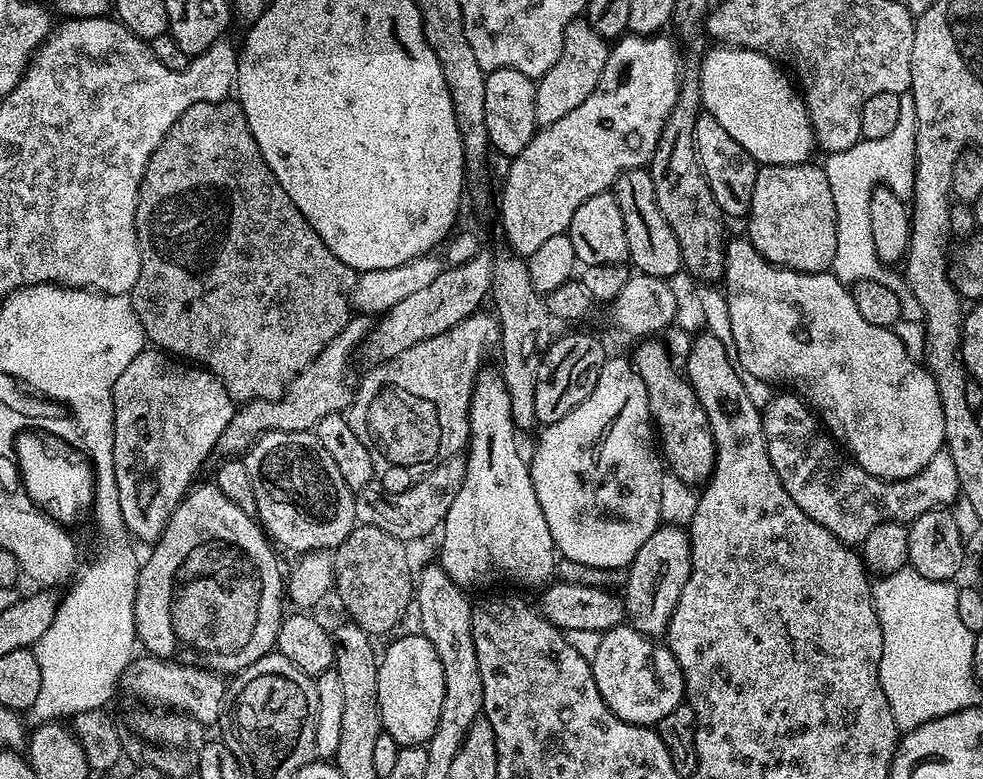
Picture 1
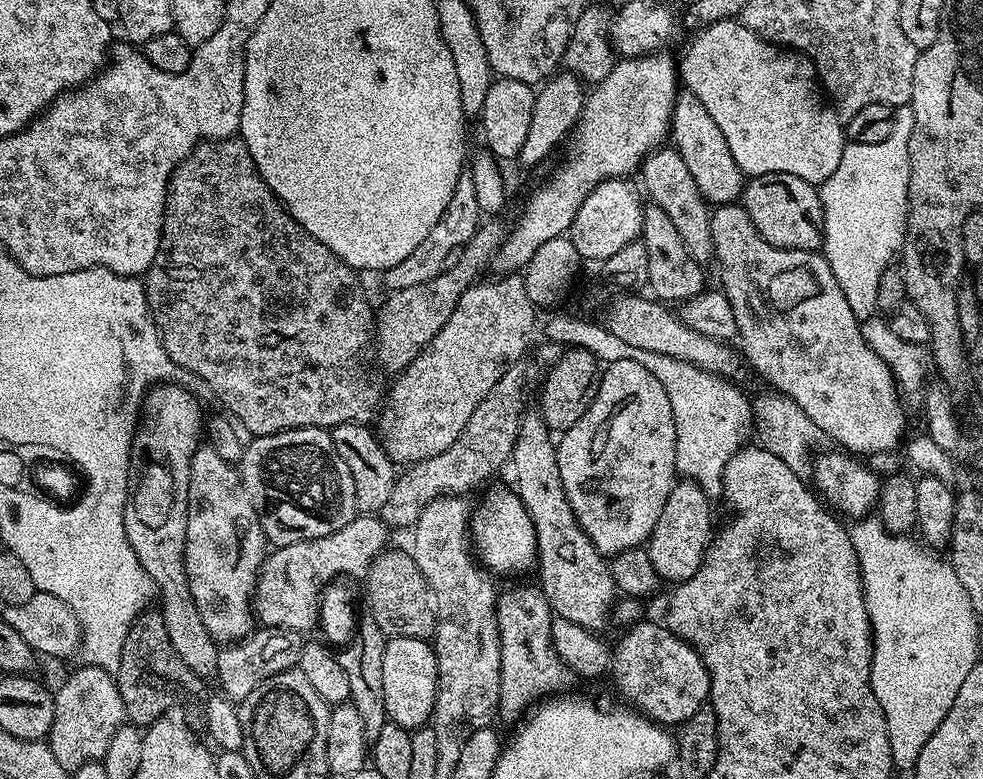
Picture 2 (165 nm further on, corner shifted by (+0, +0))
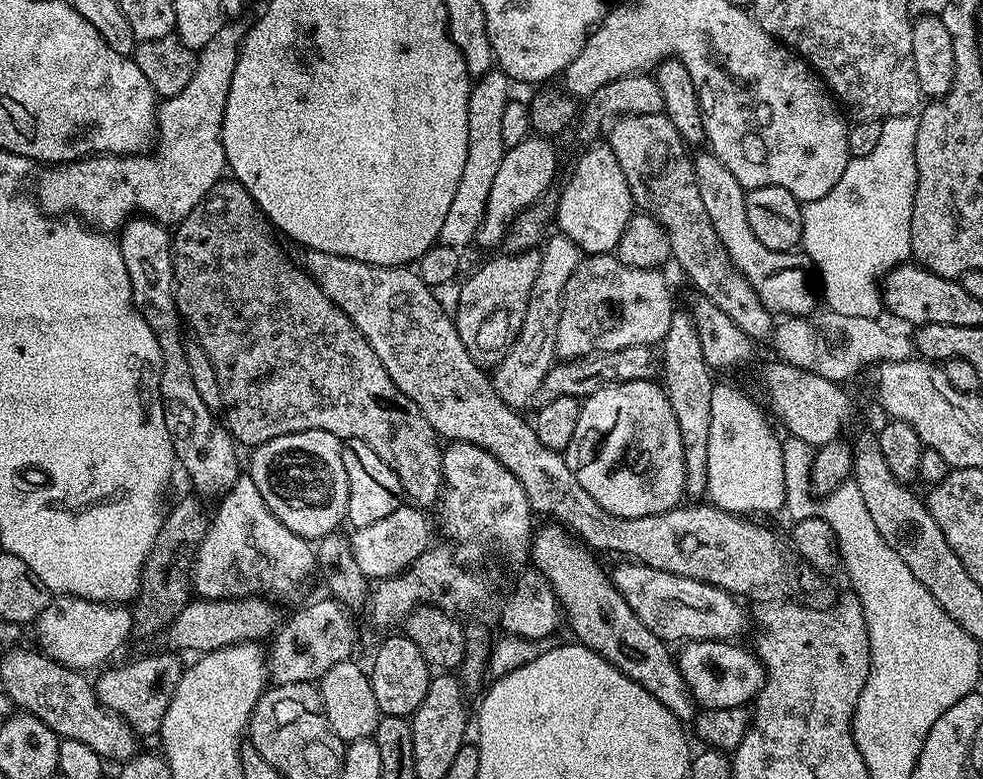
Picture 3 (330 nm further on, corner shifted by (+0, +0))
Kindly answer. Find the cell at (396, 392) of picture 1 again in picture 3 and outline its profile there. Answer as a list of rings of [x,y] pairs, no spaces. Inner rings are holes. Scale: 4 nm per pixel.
[[[539,251],[503,255],[486,261],[461,286],[460,297],[456,300],[456,329],[466,350],[481,366],[495,366],[508,353],[522,326],[522,318],[526,318],[526,302],[530,302],[530,290],[534,278],[538,278]]]

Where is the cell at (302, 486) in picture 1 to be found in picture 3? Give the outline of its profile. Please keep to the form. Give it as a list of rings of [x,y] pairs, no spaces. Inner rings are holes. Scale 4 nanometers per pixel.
[[[310,430],[298,434],[286,434],[274,438],[270,442],[259,445],[251,453],[252,469],[250,475],[254,486],[258,486],[258,494],[270,506],[270,510],[294,534],[303,540],[318,542],[323,536],[337,531],[345,523],[348,515],[348,483],[346,470],[342,466],[340,453],[341,441],[334,434],[326,434],[322,430]]]

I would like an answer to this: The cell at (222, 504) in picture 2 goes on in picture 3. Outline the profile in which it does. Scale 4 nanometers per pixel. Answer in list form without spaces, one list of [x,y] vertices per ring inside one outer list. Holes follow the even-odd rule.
[[[137,214],[125,222],[123,228],[118,232],[118,243],[122,262],[126,262],[126,274],[130,274],[130,290],[132,291],[132,301],[138,310],[143,327],[152,331],[152,336],[157,340],[158,351],[162,354],[164,365],[160,375],[160,397],[164,407],[164,417],[166,418],[166,430],[170,430],[170,442],[174,460],[177,465],[184,467],[186,475],[192,479],[192,484],[197,488],[195,491],[201,497],[213,496],[219,498],[234,486],[234,482],[242,475],[240,460],[236,457],[238,445],[232,439],[231,432],[218,419],[217,413],[211,412],[202,402],[202,397],[198,394],[198,389],[194,387],[194,382],[190,379],[190,366],[186,363],[184,345],[186,338],[180,334],[182,332],[182,321],[180,312],[176,309],[176,287],[174,286],[174,266],[172,265],[172,237],[173,233],[165,225],[156,220],[149,220],[143,214]]]

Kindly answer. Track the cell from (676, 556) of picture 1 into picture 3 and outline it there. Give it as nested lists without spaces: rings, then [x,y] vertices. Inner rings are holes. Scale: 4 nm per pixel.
[[[673,311],[670,318],[670,330],[666,330],[662,341],[662,387],[670,402],[670,410],[674,410],[674,418],[678,418],[678,434],[682,434],[684,447],[684,496],[700,498],[708,491],[708,447],[710,446],[710,394],[714,383],[713,369],[708,367],[706,358],[702,354],[702,338],[698,338],[698,330],[692,321],[691,311]]]

